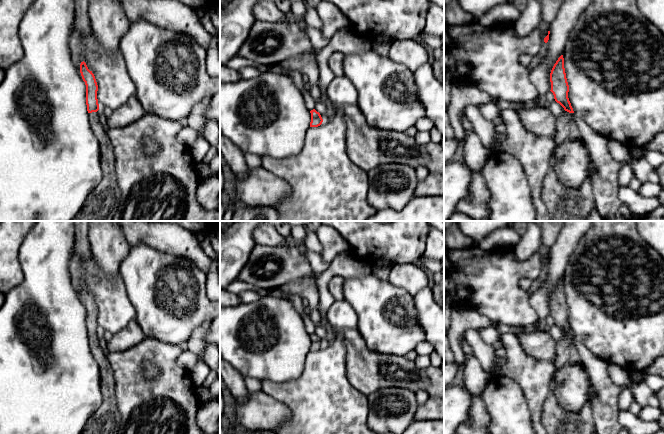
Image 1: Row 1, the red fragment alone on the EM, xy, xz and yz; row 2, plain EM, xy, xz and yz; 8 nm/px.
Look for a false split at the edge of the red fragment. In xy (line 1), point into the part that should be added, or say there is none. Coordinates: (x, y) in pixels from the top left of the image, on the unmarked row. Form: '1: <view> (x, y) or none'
1: xy (106, 419)

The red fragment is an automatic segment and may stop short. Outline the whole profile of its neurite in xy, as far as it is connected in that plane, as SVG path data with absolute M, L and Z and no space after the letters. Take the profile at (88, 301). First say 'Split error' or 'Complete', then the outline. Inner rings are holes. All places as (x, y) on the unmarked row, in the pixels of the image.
Split error. M84 285L80 288L80 297L86 309L86 329L89 337L89 348L99 367L101 393L103 396L101 406L92 414L81 434L120 434L122 420L115 399L113 369L98 340L98 309L94 298L88 293Z

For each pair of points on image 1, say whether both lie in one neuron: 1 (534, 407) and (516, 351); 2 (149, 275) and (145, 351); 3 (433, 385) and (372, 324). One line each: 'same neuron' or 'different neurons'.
1: same neuron
2: different neurons
3: different neurons

